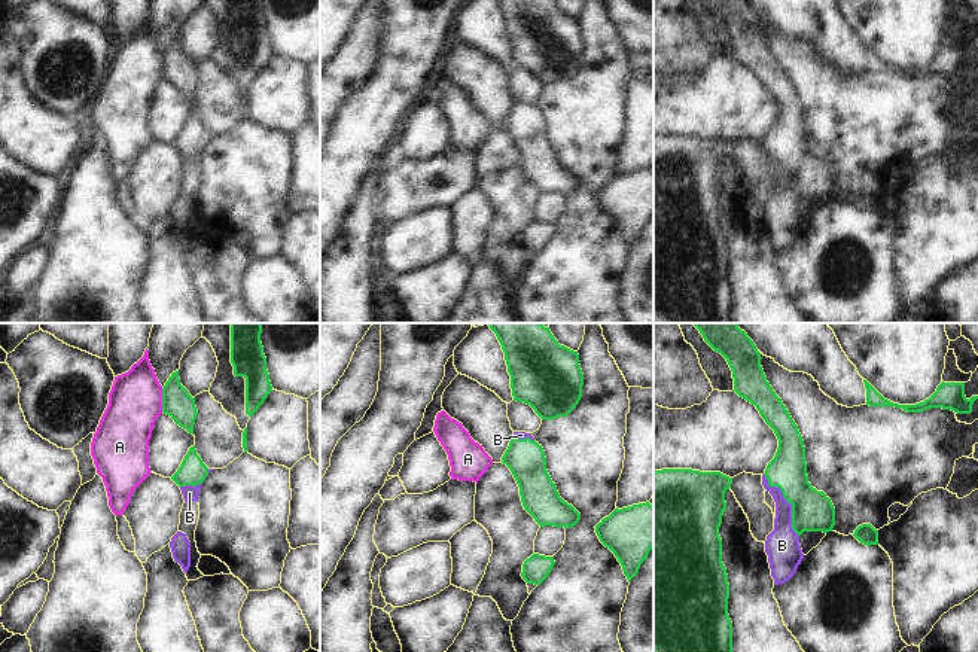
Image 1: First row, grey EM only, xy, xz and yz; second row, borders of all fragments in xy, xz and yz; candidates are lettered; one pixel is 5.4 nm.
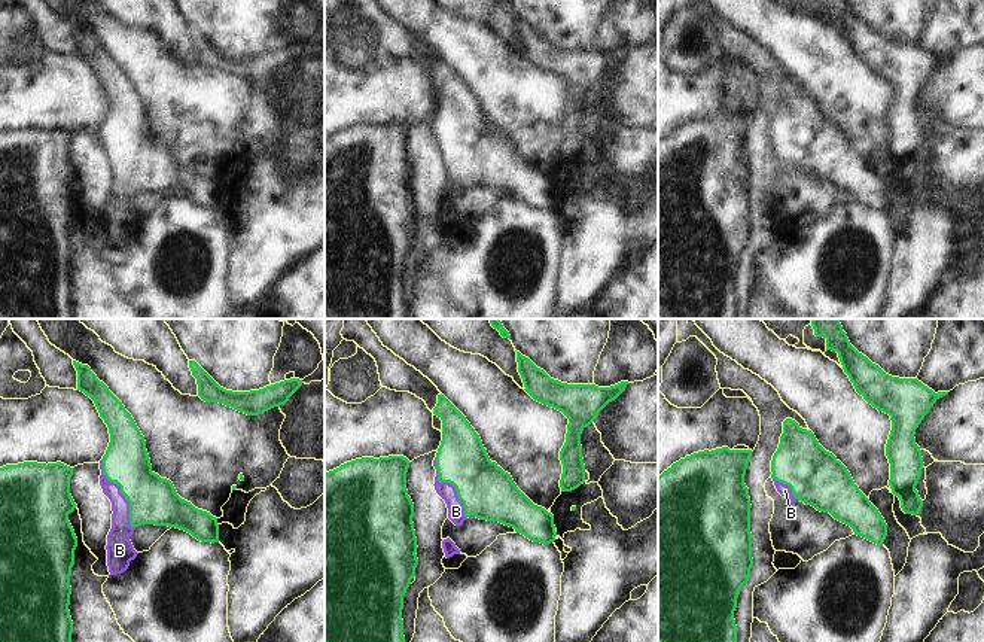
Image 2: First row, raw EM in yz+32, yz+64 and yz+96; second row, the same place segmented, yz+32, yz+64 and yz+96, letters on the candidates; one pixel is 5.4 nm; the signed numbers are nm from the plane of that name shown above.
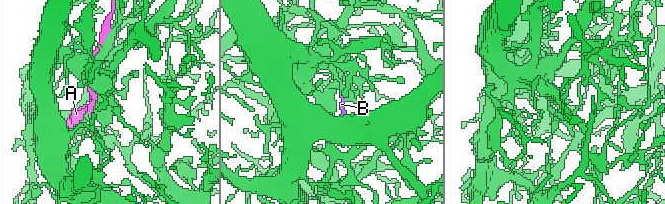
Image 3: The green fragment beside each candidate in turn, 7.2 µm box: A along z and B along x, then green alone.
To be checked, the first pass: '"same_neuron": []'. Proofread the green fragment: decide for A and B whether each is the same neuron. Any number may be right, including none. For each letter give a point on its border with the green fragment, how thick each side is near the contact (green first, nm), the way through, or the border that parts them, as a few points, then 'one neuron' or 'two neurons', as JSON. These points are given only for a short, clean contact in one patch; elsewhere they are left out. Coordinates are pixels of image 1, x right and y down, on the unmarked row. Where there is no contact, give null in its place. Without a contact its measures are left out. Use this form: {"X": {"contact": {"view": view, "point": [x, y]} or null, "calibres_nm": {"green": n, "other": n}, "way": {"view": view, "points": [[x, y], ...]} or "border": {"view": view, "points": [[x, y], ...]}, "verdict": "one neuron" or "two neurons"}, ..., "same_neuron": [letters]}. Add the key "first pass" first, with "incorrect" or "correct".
{"first pass": "incorrect", "A": {"contact": {"view": "xy", "point": [162, 66]}, "calibres_nm": {"green": 160, "other": 280}, "verdict": "two neurons"}, "B": {"contact": {"view": "yz", "point": [788, 167]}, "calibres_nm": {"green": 220, "other": 190}, "way": {"view": "yz", "points": [[812, 177], [788, 167], [788, 195], [782, 212]]}, "verdict": "one neuron"}, "same_neuron": ["B"]}

